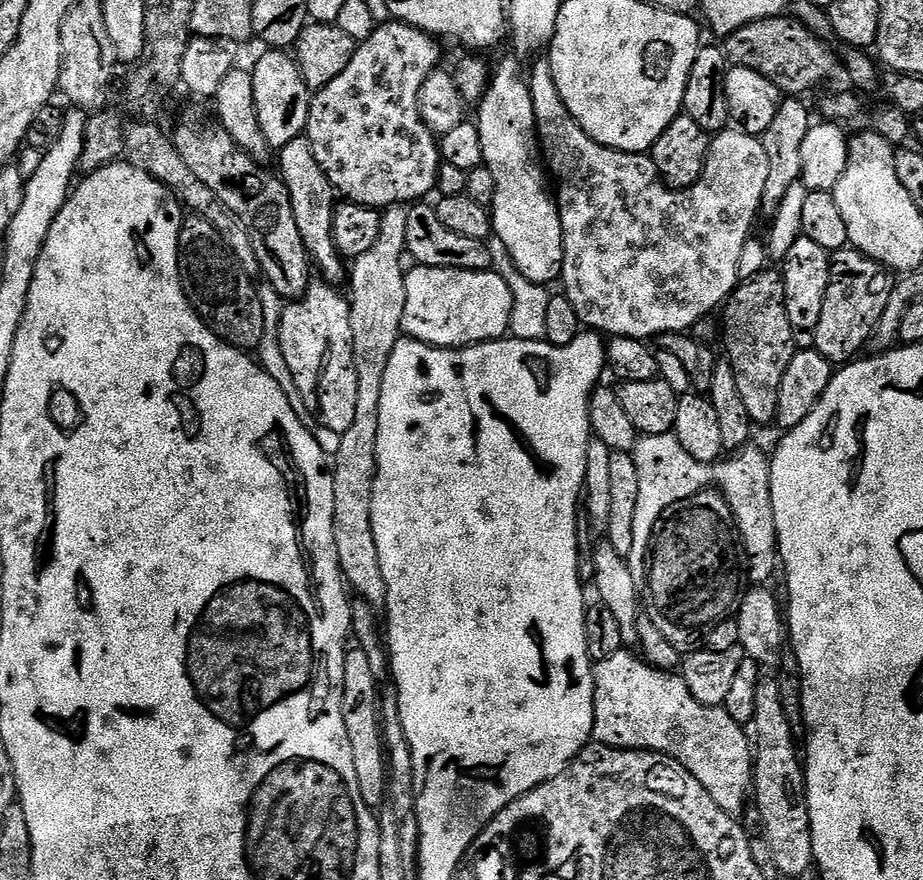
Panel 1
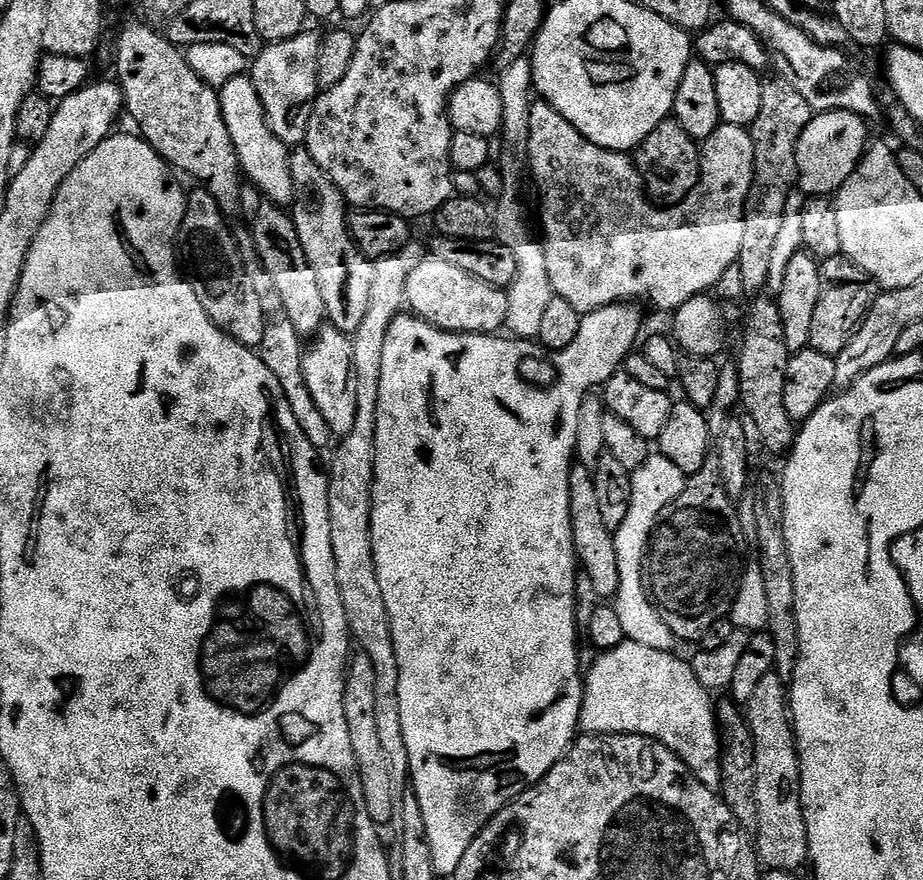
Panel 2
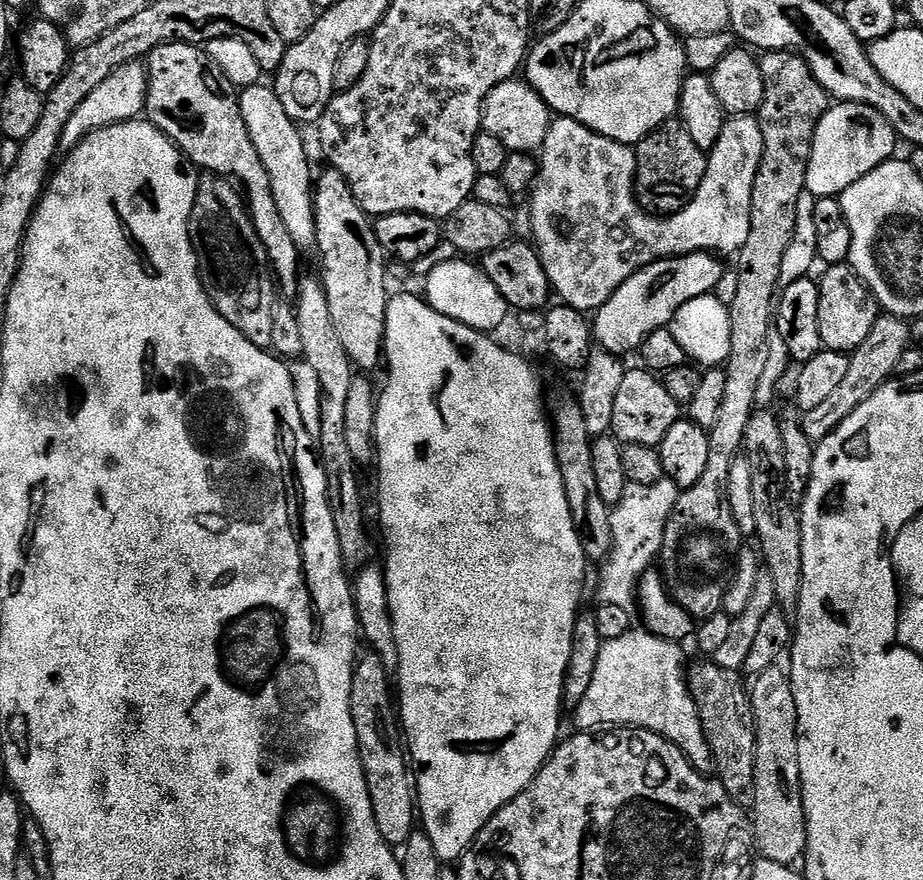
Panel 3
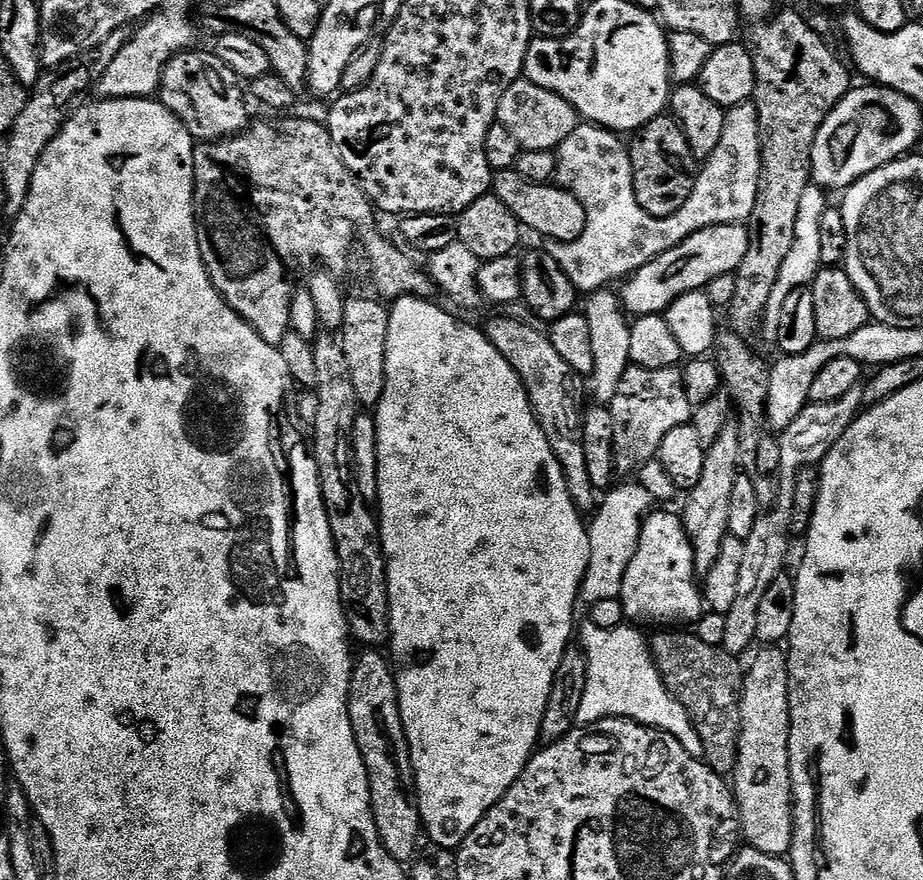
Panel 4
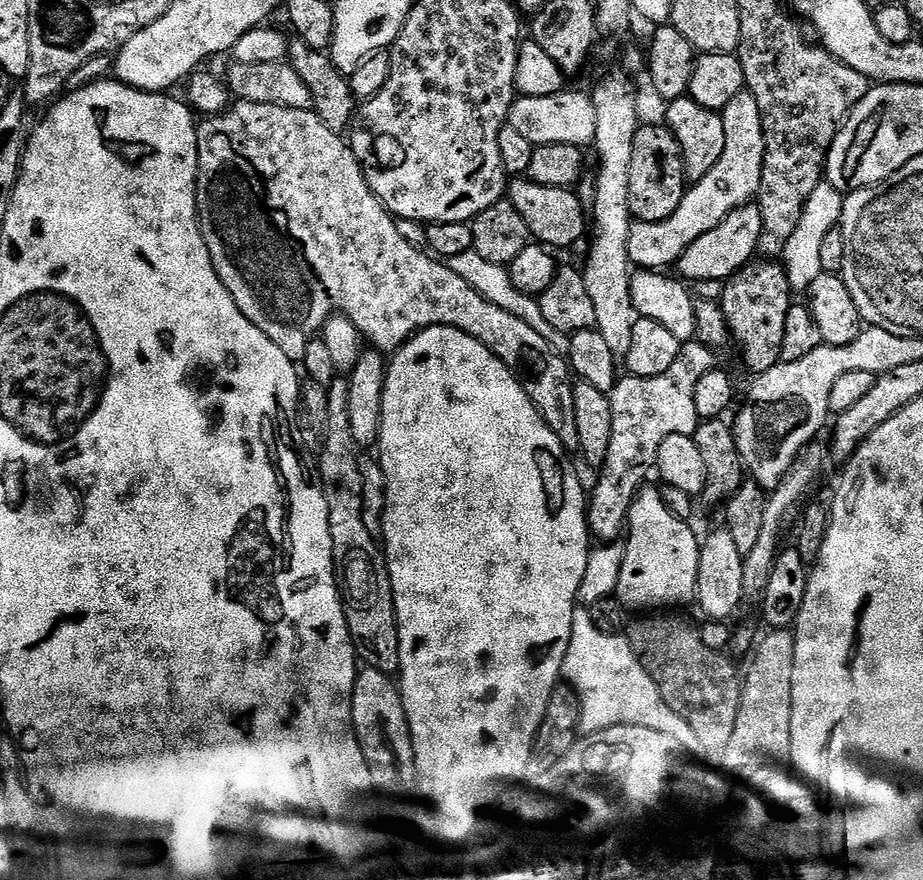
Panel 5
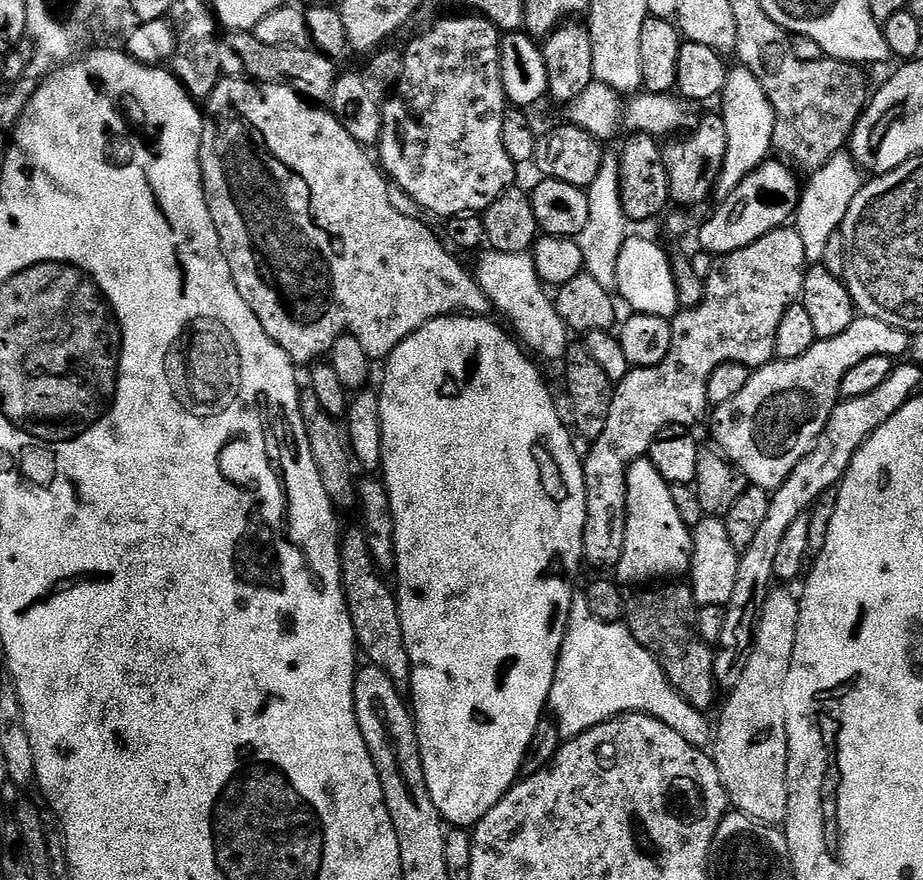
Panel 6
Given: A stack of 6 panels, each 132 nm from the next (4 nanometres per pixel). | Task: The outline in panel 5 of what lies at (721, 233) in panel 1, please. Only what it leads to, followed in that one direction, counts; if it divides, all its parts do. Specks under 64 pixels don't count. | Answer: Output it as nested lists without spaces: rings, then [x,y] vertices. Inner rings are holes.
[[[747,90],[739,92],[722,109],[722,115],[726,126],[726,150],[722,150],[718,166],[685,191],[678,210],[674,210],[670,218],[662,222],[641,220],[633,223],[630,230],[633,265],[651,270],[664,270],[667,264],[675,265],[680,255],[698,238],[702,238],[706,230],[714,230],[714,226],[721,224],[736,208],[749,203],[759,193],[764,165],[764,127],[754,94]]]

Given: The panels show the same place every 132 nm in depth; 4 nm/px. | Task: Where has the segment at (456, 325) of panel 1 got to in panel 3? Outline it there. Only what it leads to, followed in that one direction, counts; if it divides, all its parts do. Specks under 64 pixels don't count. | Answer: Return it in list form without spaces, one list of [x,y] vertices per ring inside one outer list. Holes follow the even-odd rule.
[[[457,258],[442,262],[434,266],[423,277],[422,282],[424,282],[423,299],[427,300],[431,308],[438,310],[438,314],[446,314],[446,318],[454,318],[470,326],[475,332],[495,333],[495,328],[502,327],[504,319],[510,315],[506,298],[502,298],[498,286],[494,286],[494,282],[490,282],[483,267],[471,259]]]

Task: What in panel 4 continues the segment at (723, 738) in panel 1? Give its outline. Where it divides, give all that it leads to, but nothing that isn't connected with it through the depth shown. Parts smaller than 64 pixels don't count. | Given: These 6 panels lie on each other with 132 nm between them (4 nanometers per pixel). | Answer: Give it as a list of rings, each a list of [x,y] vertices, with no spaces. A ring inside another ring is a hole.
[[[591,622],[585,623],[585,628],[578,632],[579,643],[588,655],[588,677],[586,678],[586,694],[582,694],[582,706],[578,709],[577,725],[587,726],[597,724],[599,720],[623,718],[632,720],[636,724],[644,724],[647,728],[657,728],[660,732],[669,732],[694,758],[703,760],[702,738],[698,738],[698,730],[694,730],[692,719],[688,717],[687,710],[666,690],[652,660],[652,650],[649,641],[639,627],[621,626],[614,629],[600,629]]]

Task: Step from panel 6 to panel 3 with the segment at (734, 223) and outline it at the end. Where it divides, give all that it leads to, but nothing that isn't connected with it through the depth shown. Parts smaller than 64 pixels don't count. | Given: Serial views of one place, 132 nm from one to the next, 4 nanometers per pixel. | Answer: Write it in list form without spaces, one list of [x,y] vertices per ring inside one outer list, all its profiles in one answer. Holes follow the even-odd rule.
[[[691,252],[639,268],[595,313],[591,321],[595,343],[621,358],[627,357],[627,352],[635,353],[654,330],[669,327],[683,303],[699,295],[715,293],[718,278],[726,271],[725,265],[716,260],[719,259],[711,252]]]

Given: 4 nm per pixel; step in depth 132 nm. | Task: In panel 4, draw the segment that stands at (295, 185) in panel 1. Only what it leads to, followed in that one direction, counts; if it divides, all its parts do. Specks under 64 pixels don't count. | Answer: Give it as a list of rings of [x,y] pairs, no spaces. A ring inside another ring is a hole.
[[[369,296],[345,299],[344,326],[339,333],[346,362],[350,365],[350,379],[354,381],[356,403],[364,410],[375,409],[386,390],[386,334],[390,330],[389,305]]]

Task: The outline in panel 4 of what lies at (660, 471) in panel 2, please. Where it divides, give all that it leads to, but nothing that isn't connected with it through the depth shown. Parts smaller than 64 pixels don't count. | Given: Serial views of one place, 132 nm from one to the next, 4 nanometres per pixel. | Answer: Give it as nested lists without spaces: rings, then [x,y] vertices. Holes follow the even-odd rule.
[[[620,482],[599,501],[590,523],[587,525],[590,542],[590,562],[586,566],[584,581],[580,584],[580,600],[591,606],[607,599],[620,599],[622,578],[630,567],[630,558],[638,550],[644,519],[653,511],[654,502],[639,482]],[[624,483],[624,484],[620,484]],[[632,483],[632,484],[628,484]],[[620,484],[620,485],[619,485]],[[596,516],[596,517],[595,517]]]

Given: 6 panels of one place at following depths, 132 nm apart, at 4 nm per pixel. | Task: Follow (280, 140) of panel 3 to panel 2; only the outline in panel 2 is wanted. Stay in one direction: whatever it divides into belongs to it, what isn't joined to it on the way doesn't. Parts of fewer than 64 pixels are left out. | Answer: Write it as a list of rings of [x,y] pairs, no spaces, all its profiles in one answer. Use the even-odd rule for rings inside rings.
[[[245,74],[226,82],[219,93],[226,128],[230,130],[245,177],[255,185],[267,203],[277,206],[295,204],[297,186],[291,170],[289,145],[283,144],[268,124],[268,115],[264,112],[262,98],[258,96],[251,75]]]

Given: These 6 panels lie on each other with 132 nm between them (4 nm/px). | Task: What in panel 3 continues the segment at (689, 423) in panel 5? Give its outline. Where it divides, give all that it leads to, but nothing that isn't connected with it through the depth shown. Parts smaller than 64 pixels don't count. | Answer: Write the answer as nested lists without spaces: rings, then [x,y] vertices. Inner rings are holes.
[[[629,367],[622,378],[622,386],[618,396],[614,398],[614,422],[611,435],[620,441],[621,445],[637,444],[659,449],[662,438],[670,431],[674,422],[682,419],[682,405],[674,402],[670,390],[666,390],[663,379],[657,373],[643,367]]]

